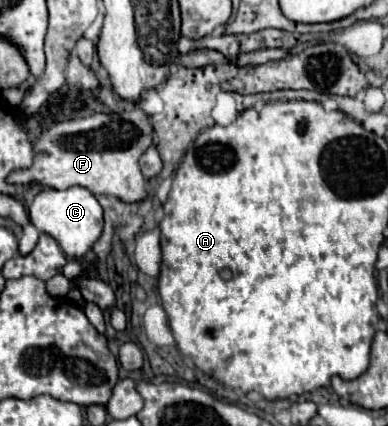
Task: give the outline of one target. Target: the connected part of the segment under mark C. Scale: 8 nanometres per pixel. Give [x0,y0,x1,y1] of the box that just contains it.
[29,186,103,258]

